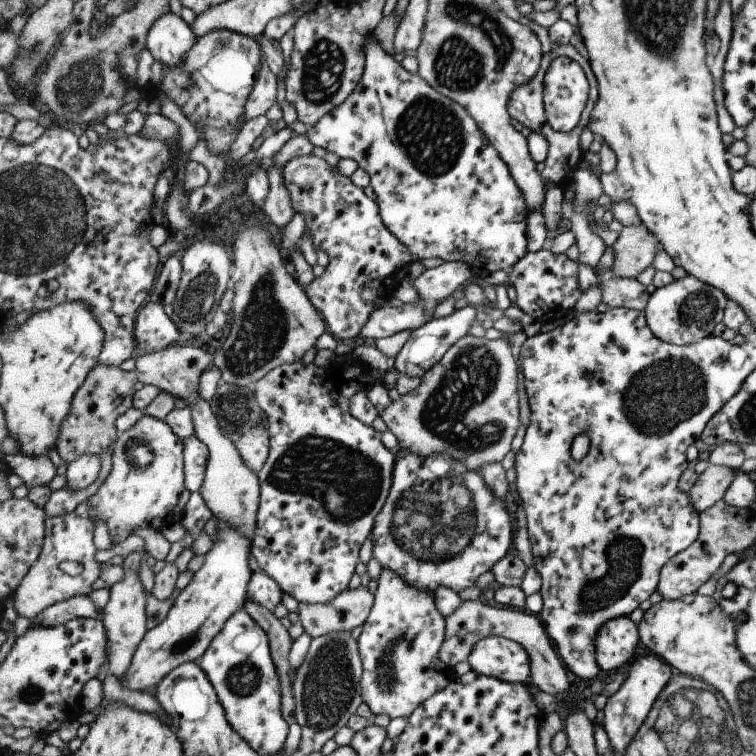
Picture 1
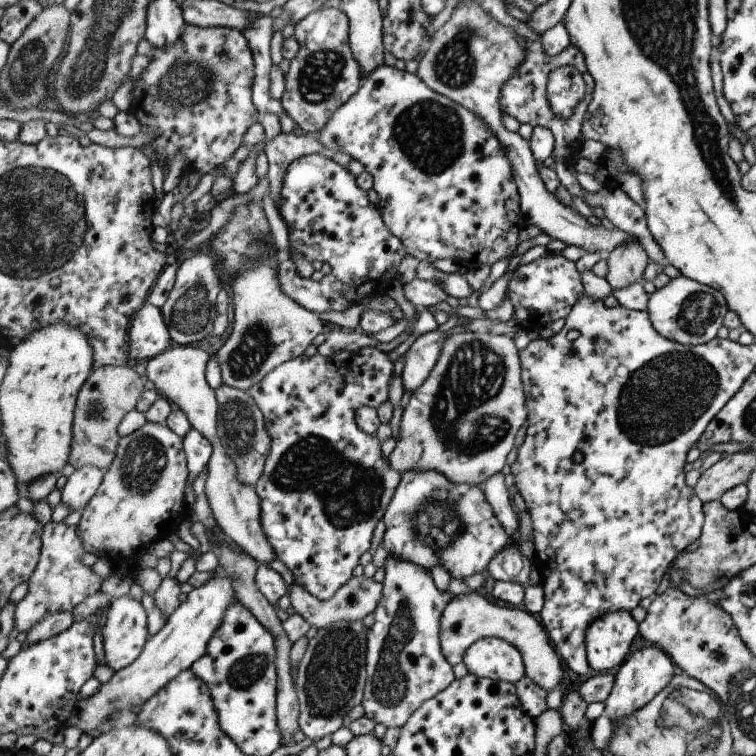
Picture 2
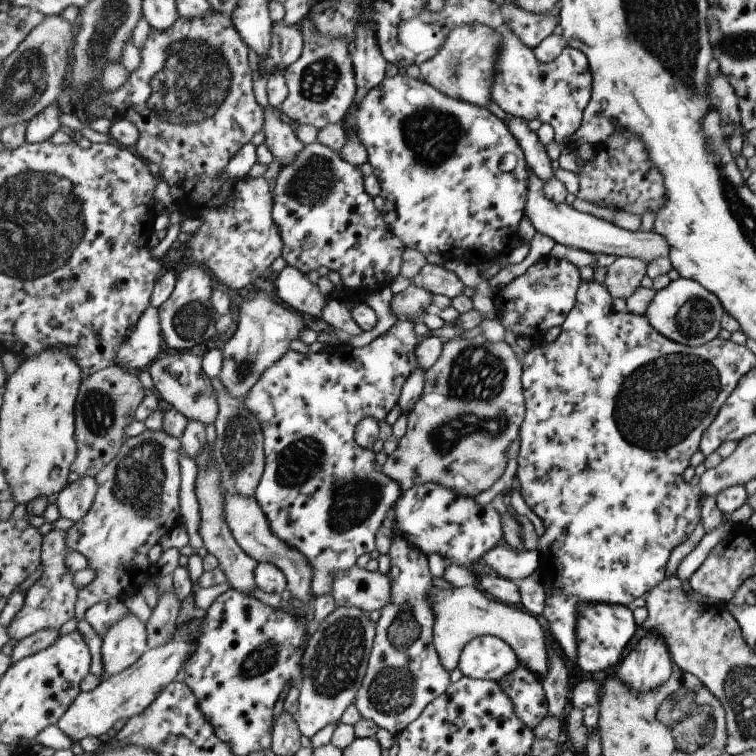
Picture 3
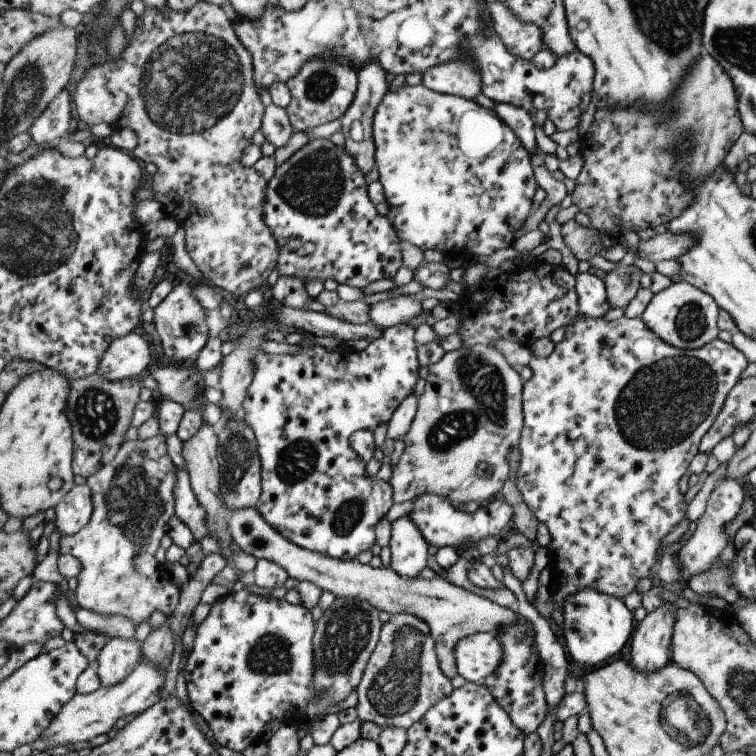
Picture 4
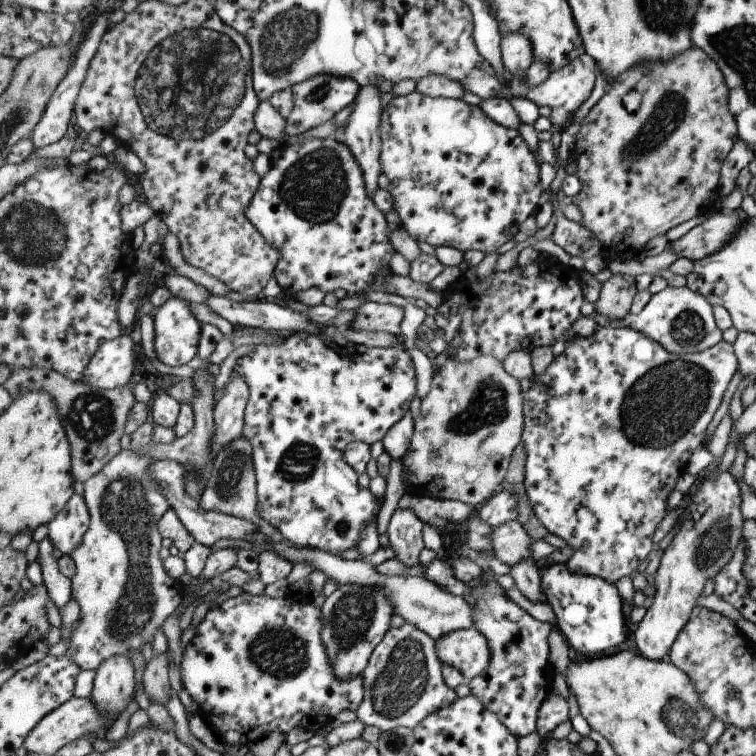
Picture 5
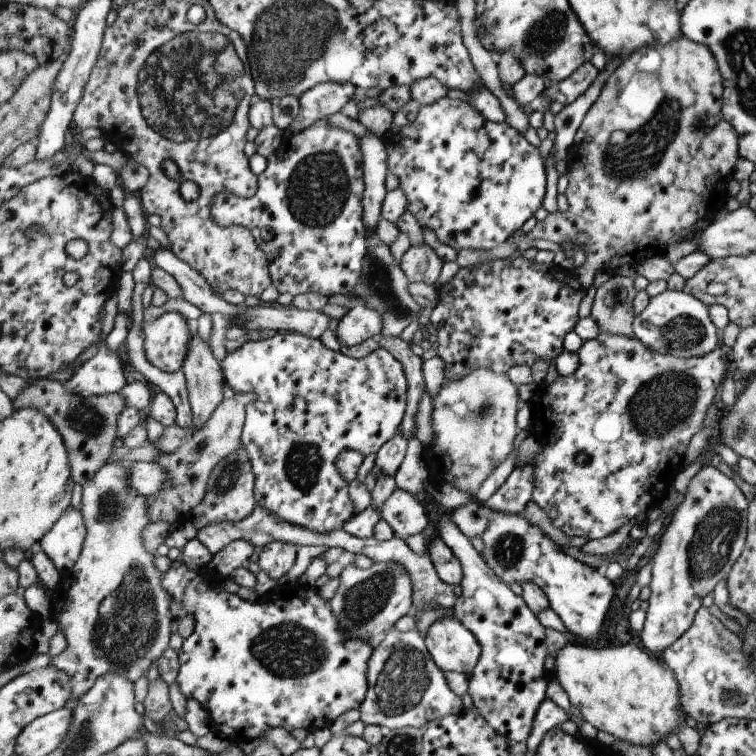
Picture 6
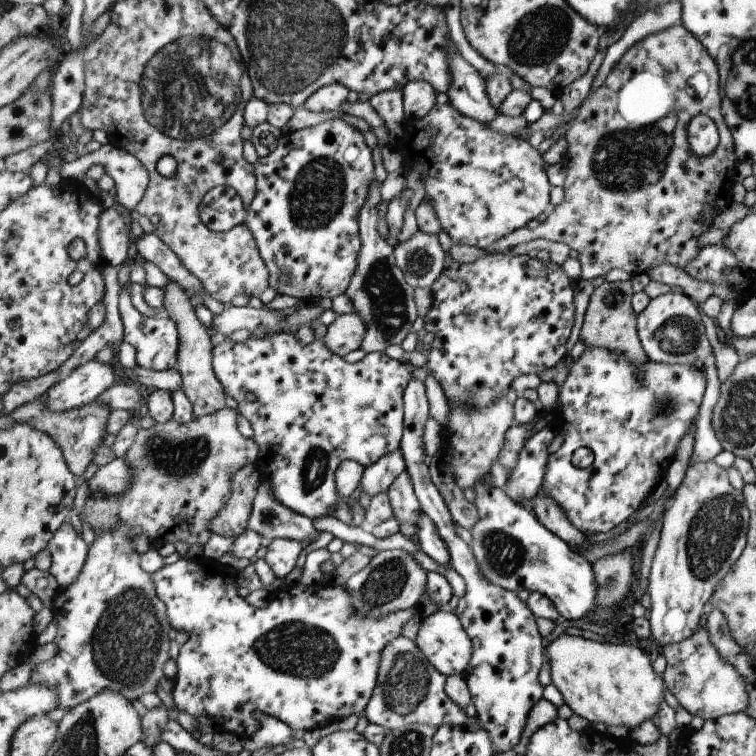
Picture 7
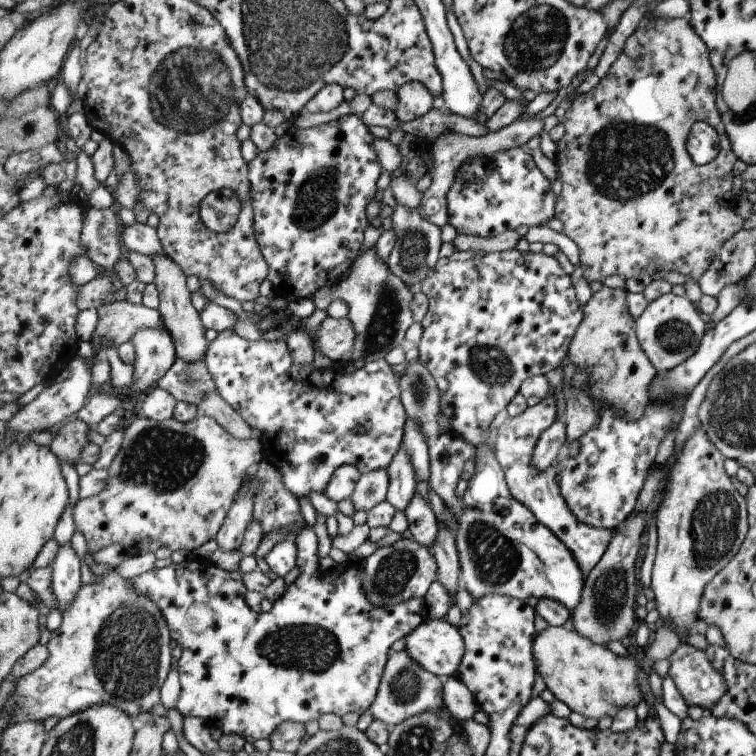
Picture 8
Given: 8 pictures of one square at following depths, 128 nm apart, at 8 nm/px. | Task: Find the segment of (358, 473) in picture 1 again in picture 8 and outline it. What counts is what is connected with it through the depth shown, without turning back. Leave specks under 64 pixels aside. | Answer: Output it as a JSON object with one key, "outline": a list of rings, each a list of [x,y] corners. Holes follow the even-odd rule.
{"outline":[[[235,328],[227,329],[218,333],[214,341],[208,346],[207,363],[208,369],[214,376],[218,392],[220,395],[252,426],[253,429],[259,429],[262,436],[259,442],[262,443],[262,450],[265,458],[277,464],[284,474],[285,486],[297,497],[307,497],[309,494],[316,492],[325,492],[328,488],[329,481],[332,480],[333,474],[343,465],[353,465],[358,467],[363,474],[371,474],[373,471],[387,469],[392,464],[396,454],[400,452],[401,445],[404,444],[404,434],[408,421],[408,414],[402,402],[403,391],[400,387],[400,378],[406,373],[405,371],[398,376],[391,372],[389,362],[384,359],[370,362],[354,372],[345,374],[343,367],[345,363],[333,363],[326,369],[313,370],[311,366],[298,365],[293,362],[291,350],[288,345],[289,341],[272,341],[259,340],[250,341],[243,338]]]}

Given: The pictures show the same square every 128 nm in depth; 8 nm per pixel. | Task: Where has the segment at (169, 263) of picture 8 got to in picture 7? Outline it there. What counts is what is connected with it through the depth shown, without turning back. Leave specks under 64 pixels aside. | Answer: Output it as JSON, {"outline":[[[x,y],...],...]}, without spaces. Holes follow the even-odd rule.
{"outline":[[[177,280],[169,281],[164,288],[164,308],[169,316],[177,323],[179,331],[178,369],[181,371],[184,380],[184,391],[191,400],[196,418],[213,414],[227,406],[225,398],[227,392],[224,384],[217,378],[216,368],[213,362],[215,347],[211,342],[211,328],[209,328],[196,313],[196,304],[193,299],[183,290]]]}

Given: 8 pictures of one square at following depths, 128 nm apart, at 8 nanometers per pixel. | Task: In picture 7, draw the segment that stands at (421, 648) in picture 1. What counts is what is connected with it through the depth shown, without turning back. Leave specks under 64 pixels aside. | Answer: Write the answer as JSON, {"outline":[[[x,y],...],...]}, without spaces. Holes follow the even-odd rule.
{"outline":[[[407,469],[394,480],[388,493],[394,508],[395,518],[401,523],[407,522],[416,525],[423,510],[412,476]],[[400,636],[391,641],[382,654],[379,682],[369,701],[365,716],[371,723],[384,726],[389,732],[405,724],[429,723],[441,725],[465,725],[470,719],[446,690],[448,676],[441,674],[429,662],[415,640]]]}

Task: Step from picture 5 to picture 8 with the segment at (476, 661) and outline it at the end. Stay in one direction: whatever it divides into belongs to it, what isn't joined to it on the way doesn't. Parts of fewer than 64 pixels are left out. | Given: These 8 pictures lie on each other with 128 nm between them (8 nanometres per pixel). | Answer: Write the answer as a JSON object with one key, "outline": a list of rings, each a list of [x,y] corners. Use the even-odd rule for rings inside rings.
{"outline":[[[427,617],[412,633],[406,635],[405,640],[405,650],[425,670],[443,679],[458,675],[458,670],[466,653],[466,642],[461,634],[459,625],[453,626],[453,624],[445,622],[445,619]]]}

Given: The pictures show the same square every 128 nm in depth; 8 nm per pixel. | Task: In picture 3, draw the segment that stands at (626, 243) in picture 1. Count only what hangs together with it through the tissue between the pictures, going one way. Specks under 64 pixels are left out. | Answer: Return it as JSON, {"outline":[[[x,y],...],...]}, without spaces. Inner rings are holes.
{"outline":[[[619,257],[609,268],[603,283],[613,298],[627,300],[641,288],[648,264],[637,257]]]}

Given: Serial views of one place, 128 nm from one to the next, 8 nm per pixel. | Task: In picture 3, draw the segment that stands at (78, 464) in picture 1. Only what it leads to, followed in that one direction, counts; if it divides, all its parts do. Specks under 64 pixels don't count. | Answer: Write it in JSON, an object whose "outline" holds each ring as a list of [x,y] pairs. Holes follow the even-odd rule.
{"outline":[[[81,477],[69,483],[56,498],[60,516],[80,523],[93,506],[99,483],[96,477]]]}

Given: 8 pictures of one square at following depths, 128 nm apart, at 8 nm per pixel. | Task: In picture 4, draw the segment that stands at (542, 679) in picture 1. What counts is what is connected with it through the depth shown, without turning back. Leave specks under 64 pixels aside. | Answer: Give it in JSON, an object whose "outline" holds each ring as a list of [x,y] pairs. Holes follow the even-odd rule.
{"outline":[[[257,508],[232,510],[229,520],[234,543],[245,553],[255,557],[257,561],[271,560],[283,566],[291,578],[299,582],[313,582],[323,591],[333,593],[336,598],[367,600],[379,611],[386,611],[390,615],[411,612],[419,616],[421,620],[425,620],[429,624],[431,635],[436,643],[440,668],[449,679],[459,675],[457,656],[455,656],[459,640],[479,633],[491,633],[497,636],[509,624],[525,620],[518,611],[505,608],[467,588],[455,586],[438,575],[431,580],[421,577],[403,578],[391,567],[373,568],[368,564],[361,564],[357,558],[351,561],[339,560],[339,558],[329,558],[325,554],[301,548],[274,530]]]}

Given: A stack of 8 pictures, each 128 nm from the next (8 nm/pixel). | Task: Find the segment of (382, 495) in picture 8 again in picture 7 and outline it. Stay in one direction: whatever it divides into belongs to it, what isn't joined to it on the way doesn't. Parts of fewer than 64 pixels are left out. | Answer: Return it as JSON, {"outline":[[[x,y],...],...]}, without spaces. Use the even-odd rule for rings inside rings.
{"outline":[[[401,450],[385,455],[373,466],[366,467],[360,484],[371,500],[378,494],[387,493],[394,480],[406,469],[406,460]]]}

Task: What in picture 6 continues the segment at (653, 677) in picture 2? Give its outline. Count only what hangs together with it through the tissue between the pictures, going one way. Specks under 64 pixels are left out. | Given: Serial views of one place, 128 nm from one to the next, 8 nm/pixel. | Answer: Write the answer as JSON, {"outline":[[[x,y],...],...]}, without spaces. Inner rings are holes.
{"outline":[[[712,465],[704,466],[691,480],[686,488],[684,493],[684,500],[677,507],[677,509],[671,514],[669,524],[666,526],[665,532],[663,536],[660,538],[658,542],[658,550],[654,554],[654,557],[651,561],[652,566],[652,579],[649,583],[651,588],[651,595],[649,597],[649,606],[646,610],[646,623],[645,628],[641,632],[641,640],[643,646],[645,646],[646,650],[649,652],[654,652],[657,657],[661,657],[664,650],[667,650],[672,644],[675,644],[677,640],[684,636],[685,633],[694,625],[696,621],[696,616],[700,611],[700,608],[703,606],[703,600],[709,596],[709,593],[712,592],[713,589],[716,588],[716,584],[719,581],[725,580],[728,576],[729,572],[731,572],[732,566],[735,564],[737,557],[743,552],[744,544],[743,540],[745,538],[745,508],[747,508],[747,500],[745,500],[745,496],[741,494],[741,490],[725,476],[725,474],[721,474],[717,468],[713,468]]]}

